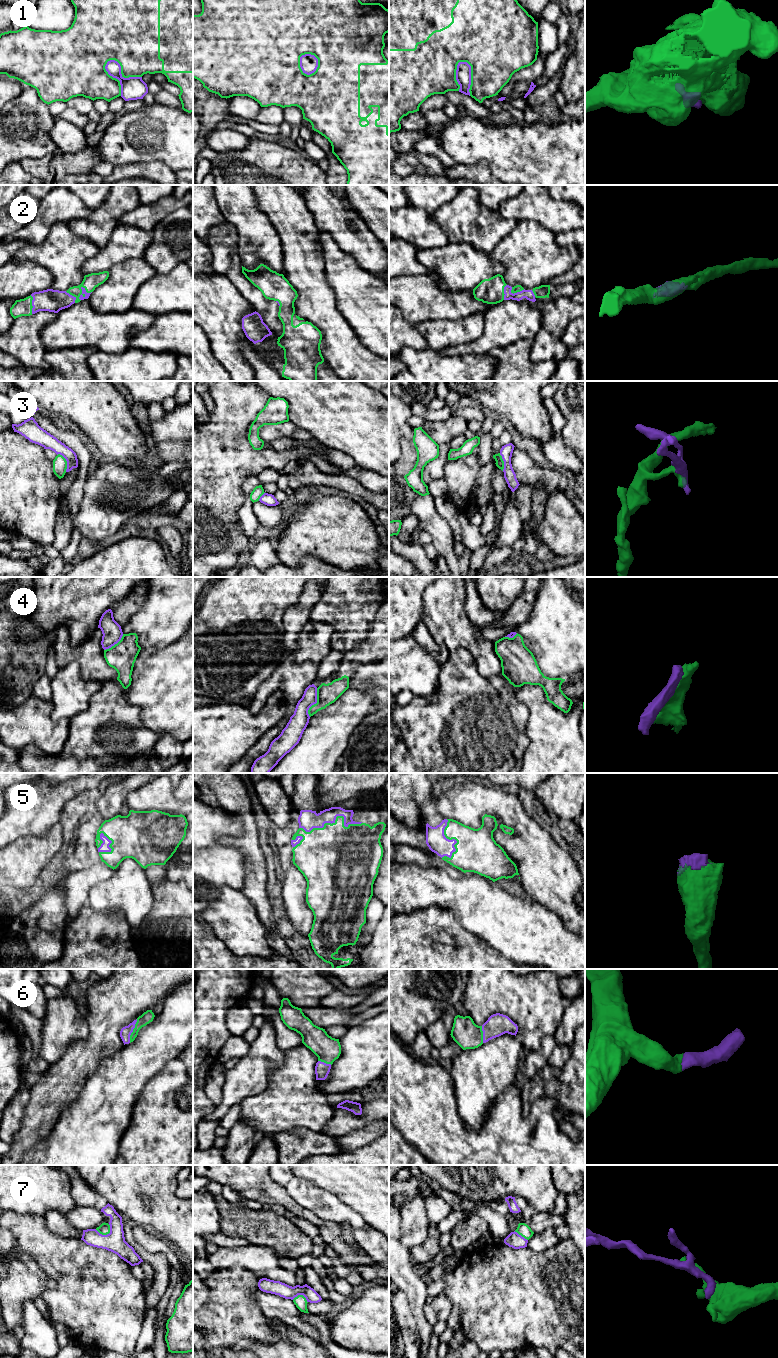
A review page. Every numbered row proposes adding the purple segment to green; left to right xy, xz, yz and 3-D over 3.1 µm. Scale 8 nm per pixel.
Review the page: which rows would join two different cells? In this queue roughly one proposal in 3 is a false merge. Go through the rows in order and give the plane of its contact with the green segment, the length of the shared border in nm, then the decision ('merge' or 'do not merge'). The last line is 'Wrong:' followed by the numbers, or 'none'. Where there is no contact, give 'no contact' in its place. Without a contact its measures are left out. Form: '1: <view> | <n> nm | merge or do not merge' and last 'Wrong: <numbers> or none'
1: xy | 320 nm | do not merge
2: xy | 130 nm | merge
3: xy | 170 nm | do not merge
4: xz | 240 nm | do not merge
5: xz | 500 nm | merge
6: xy | 200 nm | merge
7: xy | 130 nm | do not merge
Wrong: 1, 3, 4, 7

